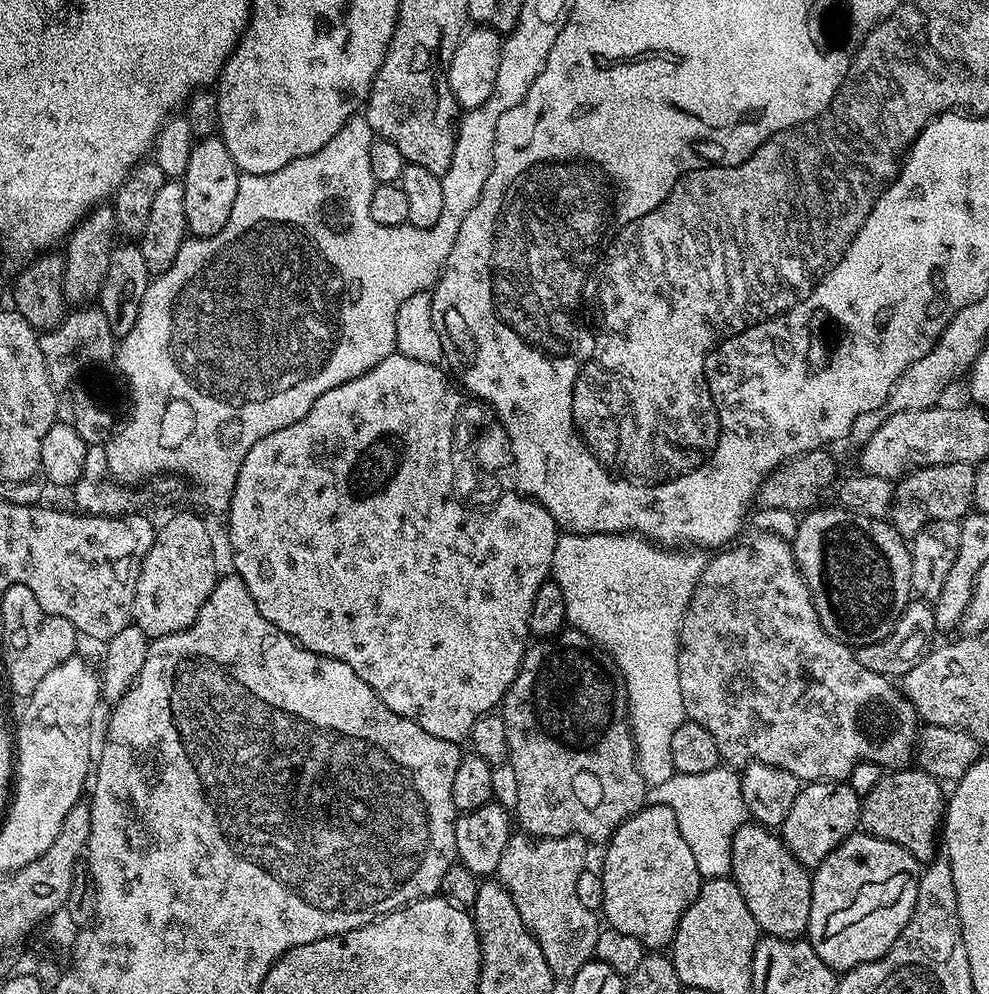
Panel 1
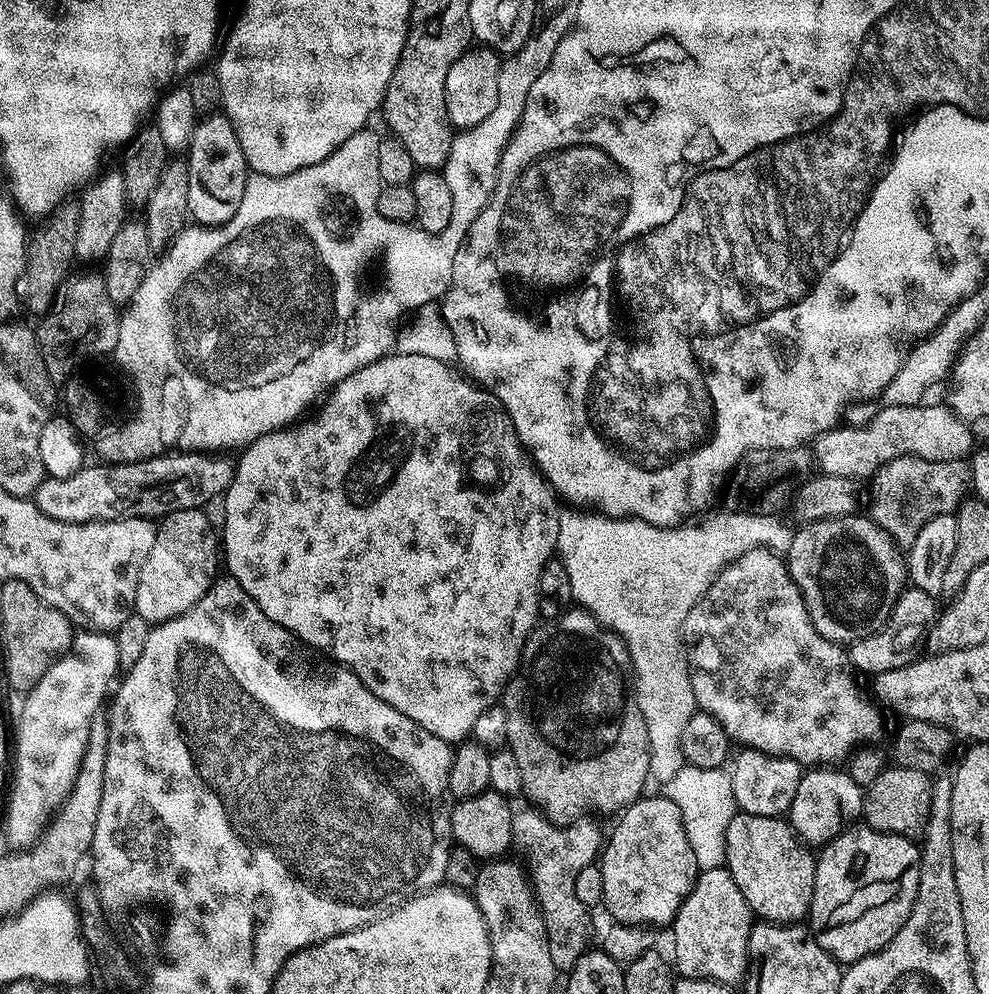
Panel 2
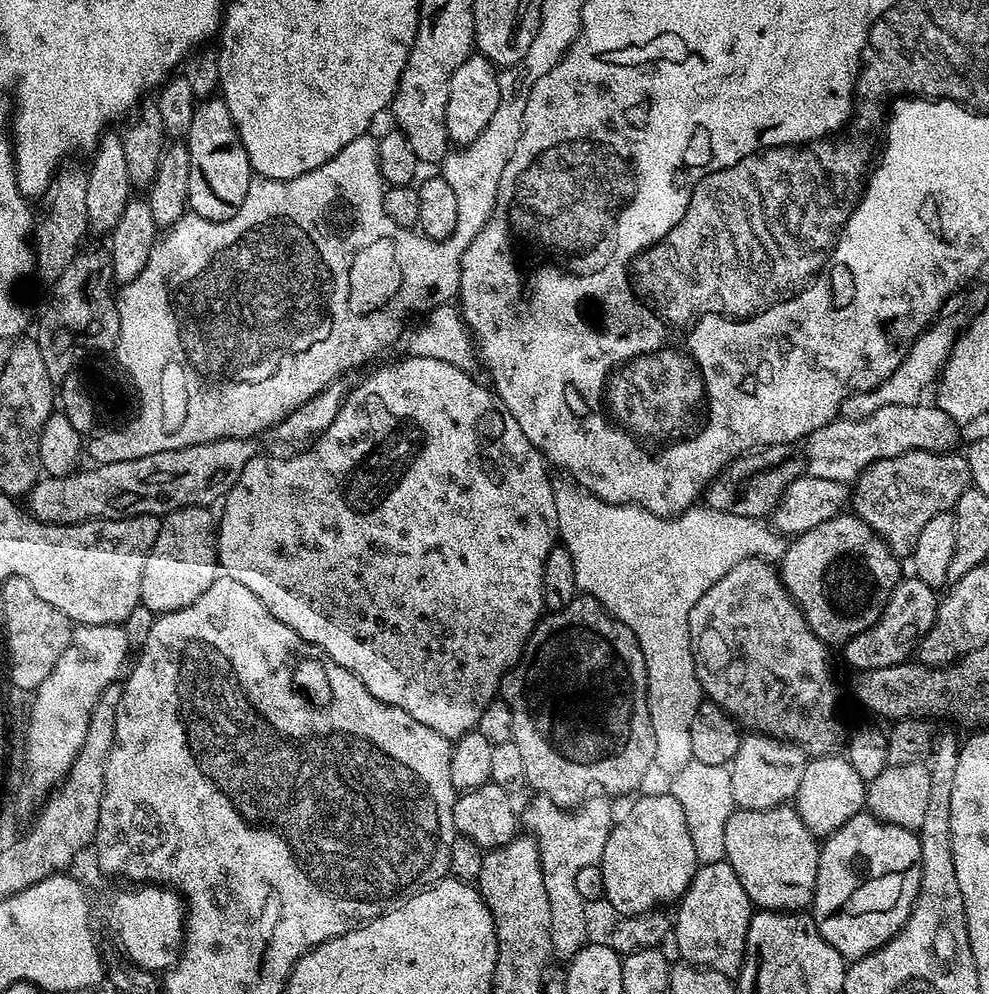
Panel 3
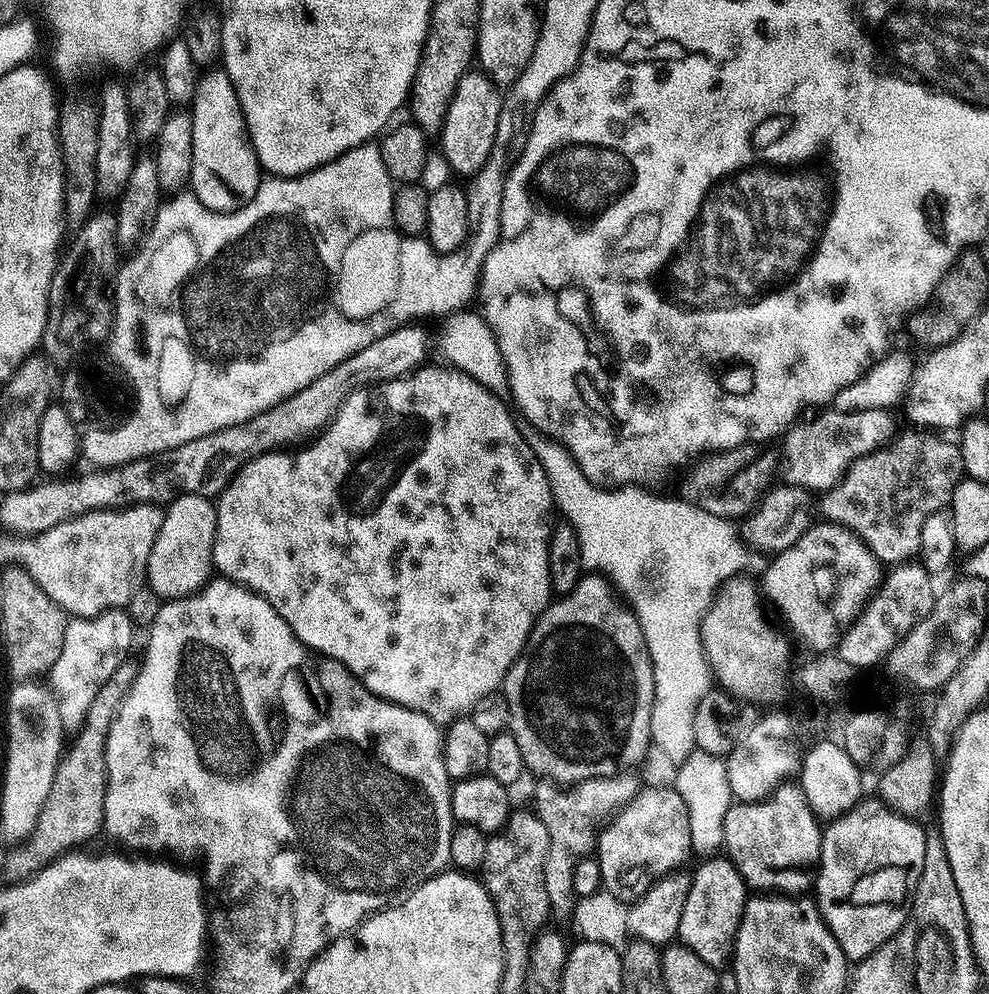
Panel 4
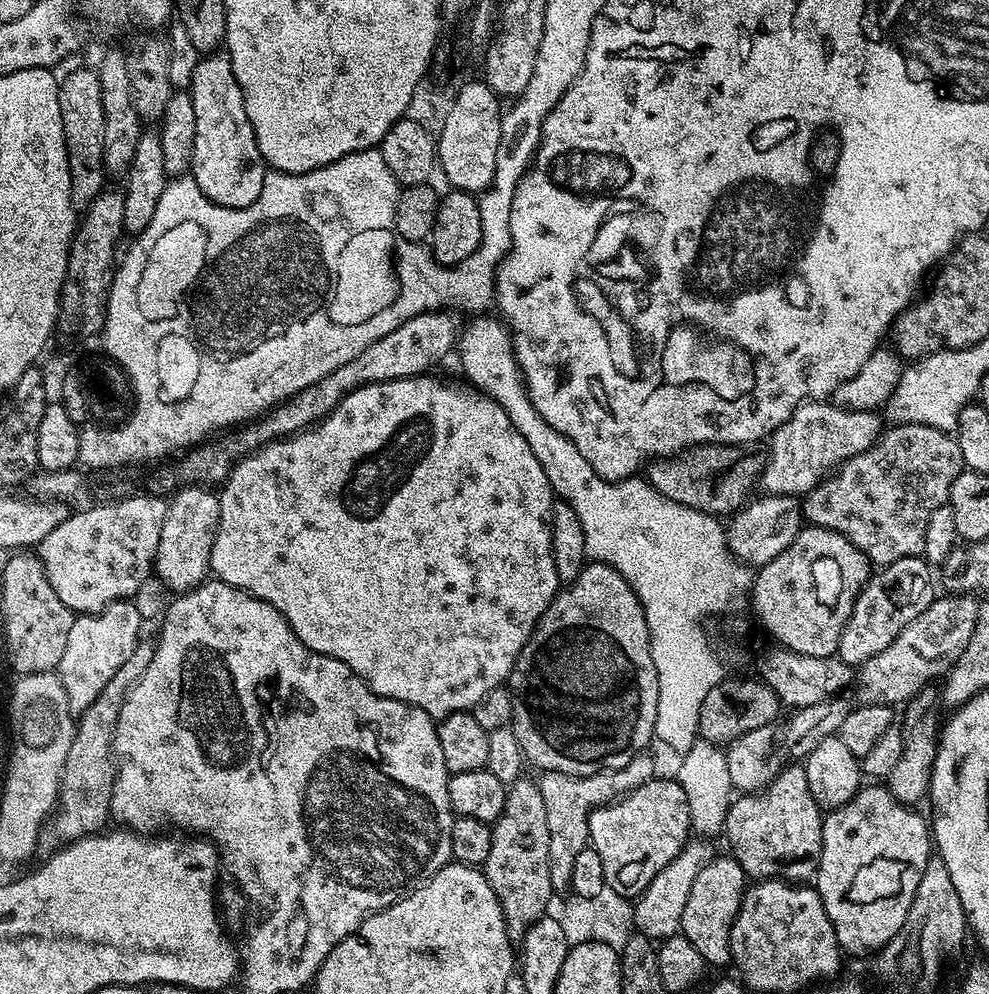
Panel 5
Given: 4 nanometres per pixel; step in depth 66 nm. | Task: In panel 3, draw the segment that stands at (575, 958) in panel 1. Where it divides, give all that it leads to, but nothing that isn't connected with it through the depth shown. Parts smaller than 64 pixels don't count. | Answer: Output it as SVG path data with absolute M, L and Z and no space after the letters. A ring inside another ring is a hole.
M539 794L531 797L528 809L522 812L522 828L525 833L531 834L540 846L540 869L544 875L546 884L546 898L550 900L550 938L552 939L552 950L557 957L571 958L582 951L584 945L589 943L588 936L588 912L586 902L582 894L578 894L577 875L582 866L599 864L602 854L606 850L608 834L612 831L614 817L612 817L613 801L603 794L593 795L585 799L584 803L576 805L575 808L561 808L548 796Z

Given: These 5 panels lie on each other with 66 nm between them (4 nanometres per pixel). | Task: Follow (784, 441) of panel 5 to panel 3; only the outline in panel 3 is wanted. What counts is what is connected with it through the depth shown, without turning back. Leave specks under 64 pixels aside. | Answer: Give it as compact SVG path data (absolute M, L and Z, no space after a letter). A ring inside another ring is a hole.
M927 403L907 404L906 406L882 406L882 410L874 410L870 418L861 420L845 420L837 418L831 420L826 426L814 430L806 438L802 451L806 457L806 472L809 476L818 478L830 478L843 484L855 481L860 473L865 472L872 464L877 464L880 460L894 458L898 454L910 450L926 450L927 452L946 452L957 447L956 431L958 425L956 421L948 417L940 408L929 406Z

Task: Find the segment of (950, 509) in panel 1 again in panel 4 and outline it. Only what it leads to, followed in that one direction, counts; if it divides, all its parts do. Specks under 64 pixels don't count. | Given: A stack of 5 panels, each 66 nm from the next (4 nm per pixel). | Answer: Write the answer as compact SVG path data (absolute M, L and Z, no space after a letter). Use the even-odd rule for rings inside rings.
M920 430L917 436L901 435L891 444L882 447L877 452L866 454L855 460L848 473L840 482L828 489L818 502L818 512L833 524L849 528L854 535L859 536L872 553L879 558L881 565L895 566L915 561L922 546L922 525L930 514L943 512L951 505L952 495L961 480L965 479L962 466L962 454L959 443L943 440L943 435L933 434L928 430Z

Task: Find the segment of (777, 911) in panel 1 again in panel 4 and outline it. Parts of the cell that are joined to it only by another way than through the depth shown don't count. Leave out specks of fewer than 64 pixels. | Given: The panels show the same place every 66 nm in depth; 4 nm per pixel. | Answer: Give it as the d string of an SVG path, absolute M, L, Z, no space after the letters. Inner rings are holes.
M785 782L764 800L732 803L726 810L723 851L749 889L799 897L816 883L821 835L821 821L810 810L799 783Z

